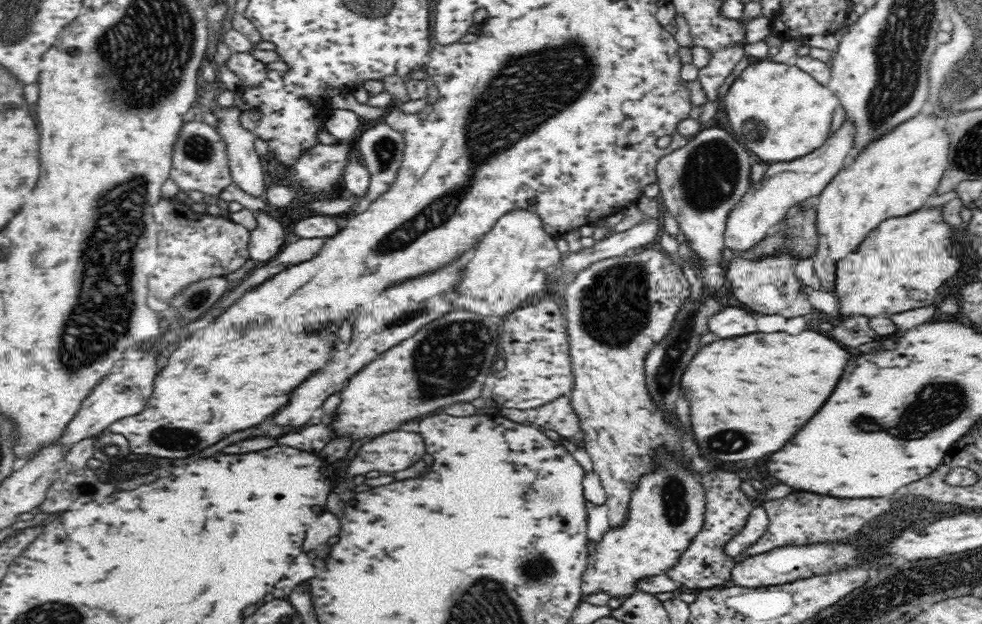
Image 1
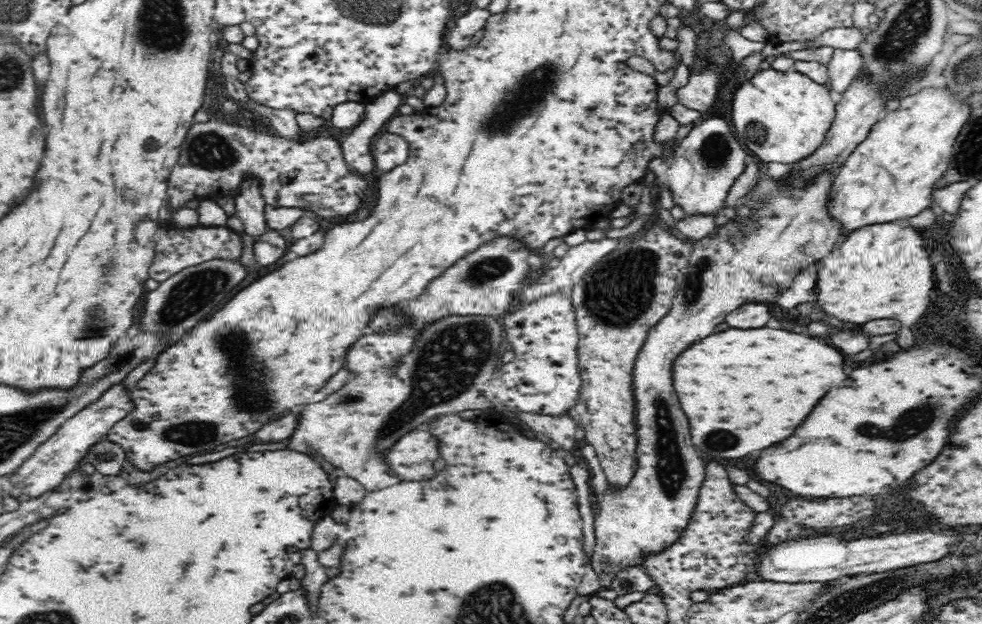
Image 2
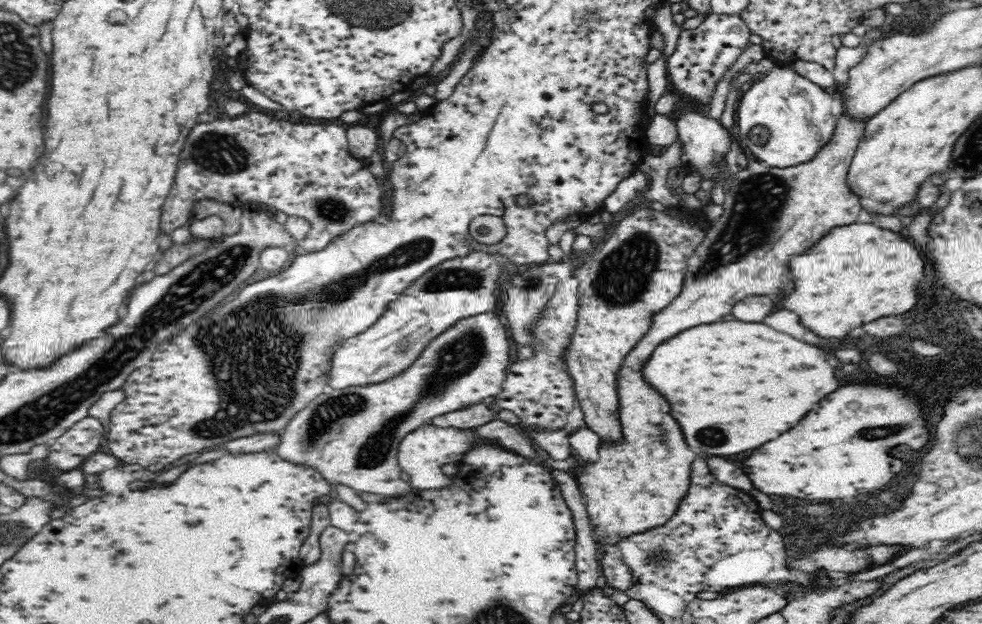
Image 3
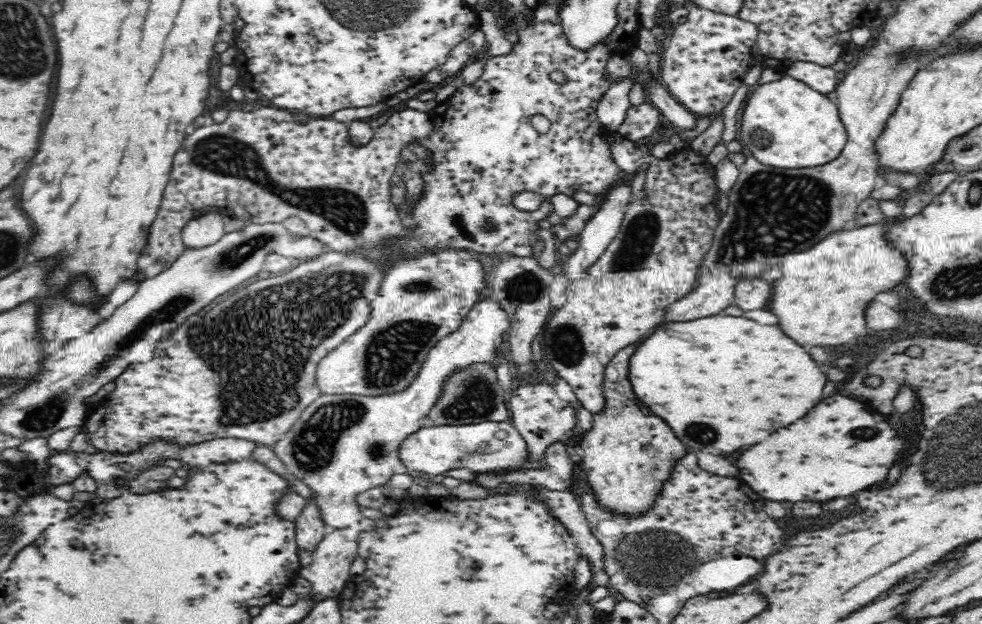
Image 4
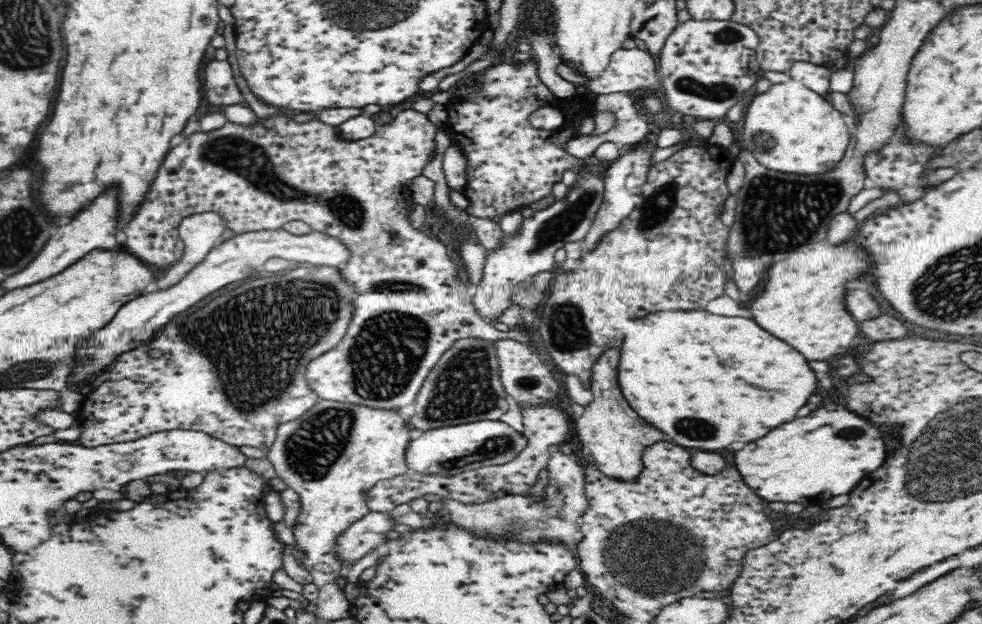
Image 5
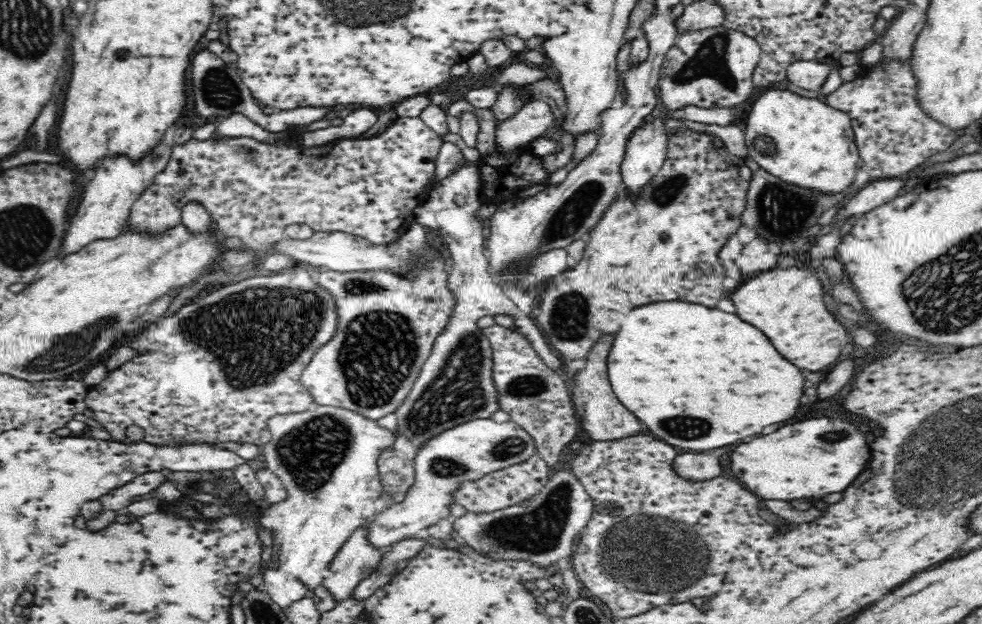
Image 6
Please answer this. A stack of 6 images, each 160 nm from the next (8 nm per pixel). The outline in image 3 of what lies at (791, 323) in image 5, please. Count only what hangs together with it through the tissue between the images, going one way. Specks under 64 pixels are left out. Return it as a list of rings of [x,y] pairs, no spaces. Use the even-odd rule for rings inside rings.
[[[853,223],[832,228],[806,254],[794,256],[794,260],[790,260],[788,266],[792,268],[796,282],[794,292],[786,294],[786,302],[780,302],[782,308],[796,312],[800,316],[802,326],[814,332],[816,336],[840,340],[846,338],[852,328],[860,328],[870,320],[912,310],[918,300],[916,284],[924,278],[924,258],[918,248],[912,246],[913,241],[902,238],[902,234],[904,233],[884,230],[874,224]]]

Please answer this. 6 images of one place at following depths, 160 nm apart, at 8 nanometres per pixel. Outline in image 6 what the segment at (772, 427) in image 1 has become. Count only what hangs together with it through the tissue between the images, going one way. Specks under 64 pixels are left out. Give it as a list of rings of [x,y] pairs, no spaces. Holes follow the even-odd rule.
[[[668,300],[664,302],[656,302],[656,304],[646,304],[642,308],[633,308],[632,312],[628,314],[628,320],[624,326],[620,326],[620,330],[616,332],[616,340],[612,344],[612,350],[608,354],[608,374],[610,374],[610,382],[612,382],[612,388],[618,396],[618,400],[638,416],[638,420],[654,434],[658,436],[660,440],[664,440],[670,446],[676,448],[684,448],[690,452],[704,452],[704,450],[712,450],[712,448],[720,448],[720,446],[726,446],[726,444],[736,444],[738,440],[746,438],[746,436],[752,436],[752,434],[758,434],[762,432],[764,426],[770,426],[770,424],[778,424],[778,422],[784,422],[784,420],[790,420],[800,404],[800,396],[802,396],[802,372],[786,362],[776,350],[774,346],[770,344],[770,340],[758,332],[758,328],[742,322],[736,314],[726,314],[722,310],[716,310],[716,308],[706,308],[706,306],[700,306],[700,304],[688,304],[682,300]]]

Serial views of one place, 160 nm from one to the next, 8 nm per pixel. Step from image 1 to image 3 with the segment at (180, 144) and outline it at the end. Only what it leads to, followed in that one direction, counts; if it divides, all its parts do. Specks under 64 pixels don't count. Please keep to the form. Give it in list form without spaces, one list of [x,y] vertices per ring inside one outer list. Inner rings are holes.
[[[252,112],[250,114],[240,115],[227,120],[214,120],[214,122],[196,124],[190,134],[187,136],[184,149],[181,153],[180,163],[177,166],[175,179],[172,188],[166,198],[166,202],[162,207],[161,222],[159,225],[159,233],[172,236],[178,228],[188,226],[193,220],[193,210],[196,201],[202,199],[212,199],[222,204],[230,204],[241,209],[252,208],[252,211],[263,209],[266,212],[282,212],[286,215],[297,216],[306,219],[310,224],[310,231],[303,238],[304,242],[300,246],[304,246],[304,250],[308,252],[316,252],[326,248],[332,241],[338,237],[345,235],[348,231],[353,231],[356,226],[366,223],[388,222],[384,216],[384,204],[382,204],[382,186],[378,183],[378,178],[370,171],[369,161],[352,157],[349,152],[349,142],[347,139],[346,128],[338,126],[338,124],[294,124],[288,120],[277,120],[268,114],[260,112]]]

